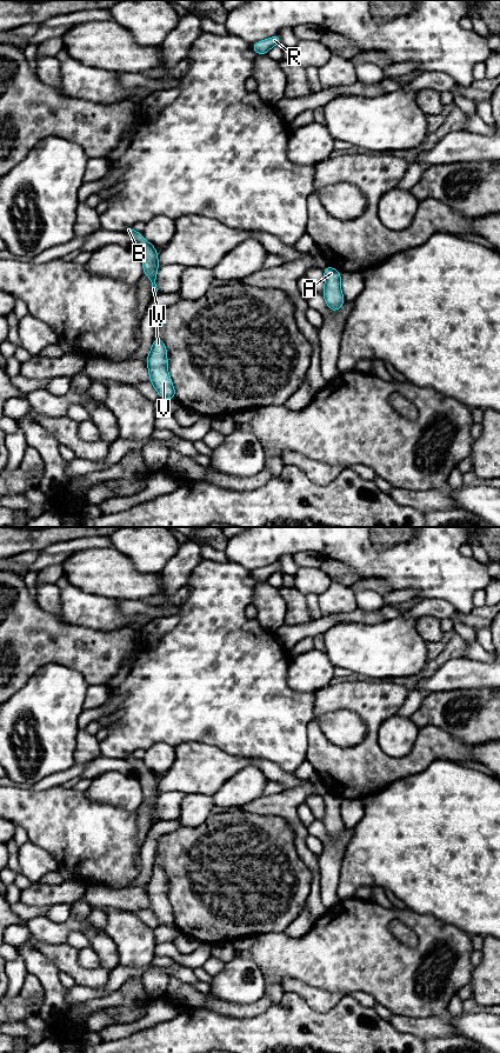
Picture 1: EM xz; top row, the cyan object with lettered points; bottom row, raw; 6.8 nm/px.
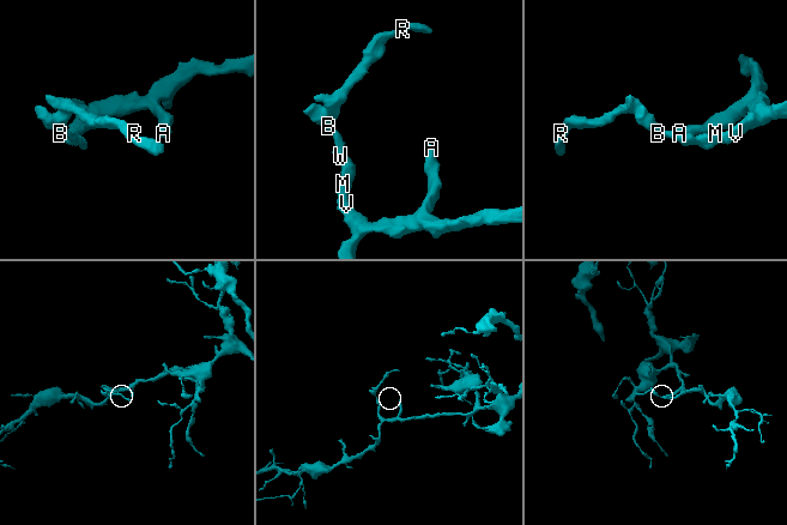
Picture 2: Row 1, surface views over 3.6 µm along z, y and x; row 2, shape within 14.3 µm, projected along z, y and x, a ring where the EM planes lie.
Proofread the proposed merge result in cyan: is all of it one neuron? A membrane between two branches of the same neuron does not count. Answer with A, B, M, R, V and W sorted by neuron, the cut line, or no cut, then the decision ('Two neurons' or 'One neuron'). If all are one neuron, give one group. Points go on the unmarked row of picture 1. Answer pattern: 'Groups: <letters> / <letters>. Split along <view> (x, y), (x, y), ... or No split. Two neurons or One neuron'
Groups: A B M R V W. No split. One neuron

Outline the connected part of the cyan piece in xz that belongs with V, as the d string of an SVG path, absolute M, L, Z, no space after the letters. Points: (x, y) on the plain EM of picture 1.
M154 864L153 873L146 886L149 898L149 908L160 925L175 926L175 917L167 897L167 878L164 868Z

